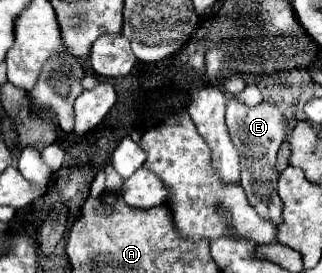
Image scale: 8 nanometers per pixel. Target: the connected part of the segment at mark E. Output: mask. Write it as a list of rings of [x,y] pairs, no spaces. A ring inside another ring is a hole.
[[[229,97],[225,119],[229,137],[233,137],[233,145],[237,145],[237,151],[241,153],[241,187],[245,189],[247,199],[255,207],[255,211],[277,225],[281,221],[281,199],[277,195],[275,157],[287,131],[283,113],[271,101],[261,101],[259,105],[249,107],[241,103],[237,97]]]

